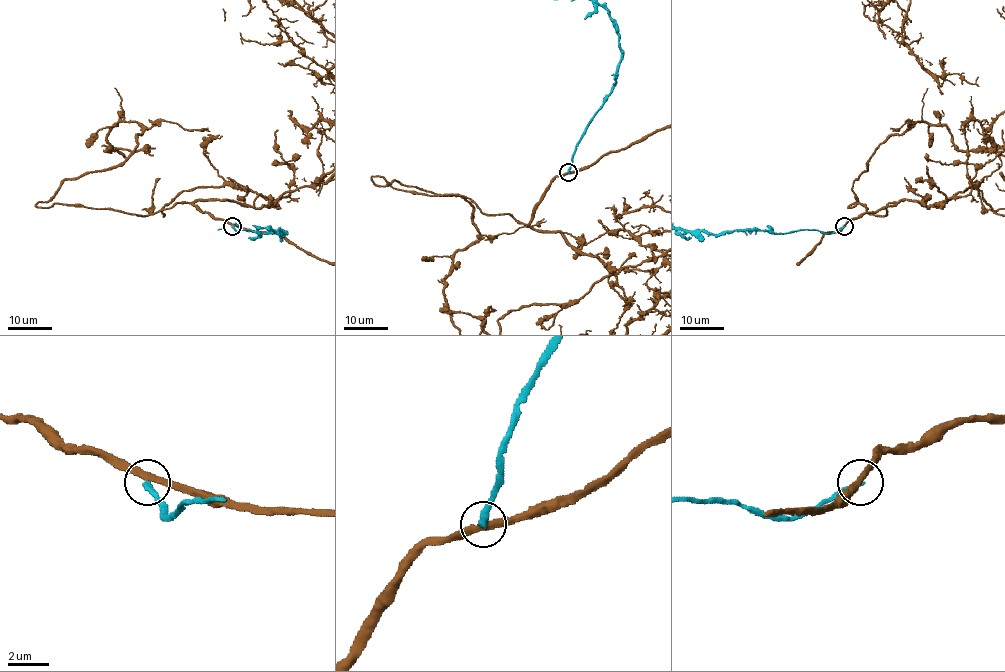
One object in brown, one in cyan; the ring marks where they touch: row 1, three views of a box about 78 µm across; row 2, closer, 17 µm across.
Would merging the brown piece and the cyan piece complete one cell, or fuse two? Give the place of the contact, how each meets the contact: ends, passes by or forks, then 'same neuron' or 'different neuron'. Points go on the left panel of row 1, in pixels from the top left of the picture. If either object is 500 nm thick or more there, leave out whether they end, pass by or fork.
place (232, 226); brown passes by; cyan ends; different neuron

